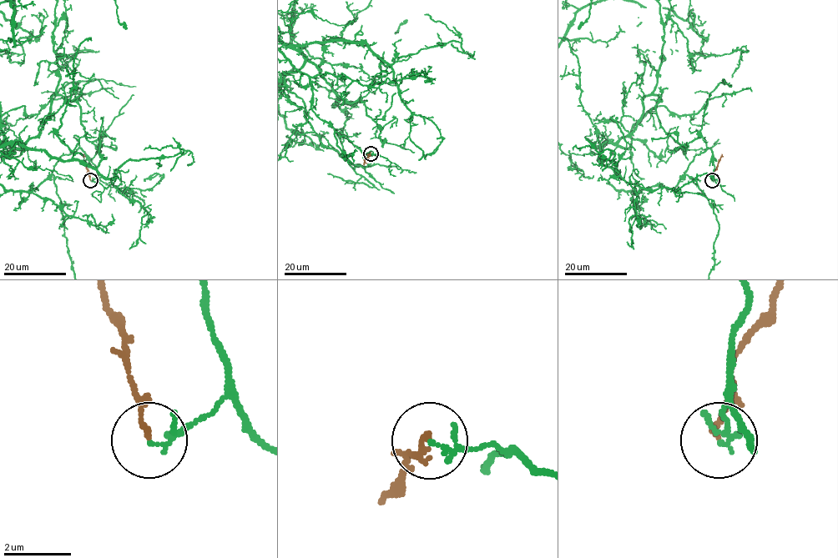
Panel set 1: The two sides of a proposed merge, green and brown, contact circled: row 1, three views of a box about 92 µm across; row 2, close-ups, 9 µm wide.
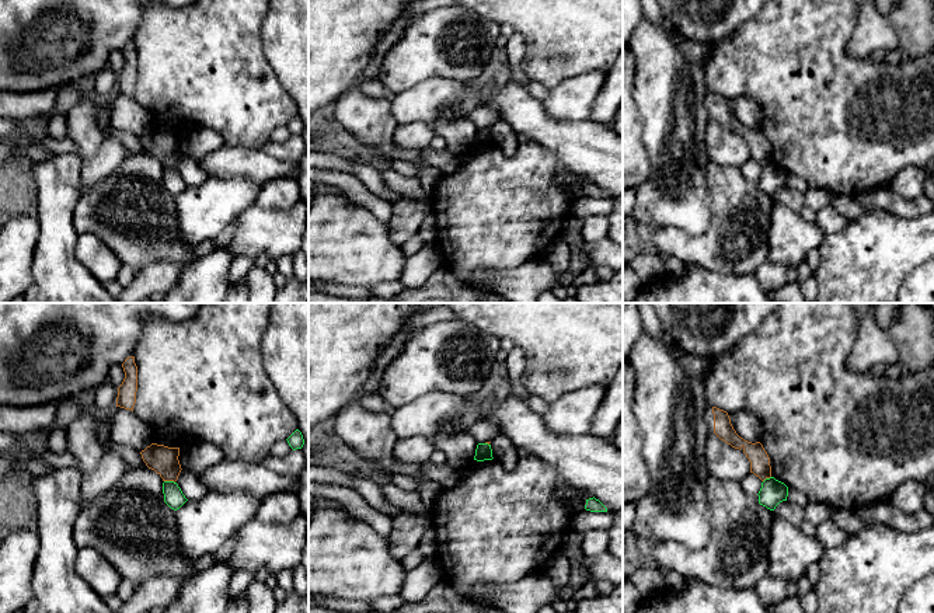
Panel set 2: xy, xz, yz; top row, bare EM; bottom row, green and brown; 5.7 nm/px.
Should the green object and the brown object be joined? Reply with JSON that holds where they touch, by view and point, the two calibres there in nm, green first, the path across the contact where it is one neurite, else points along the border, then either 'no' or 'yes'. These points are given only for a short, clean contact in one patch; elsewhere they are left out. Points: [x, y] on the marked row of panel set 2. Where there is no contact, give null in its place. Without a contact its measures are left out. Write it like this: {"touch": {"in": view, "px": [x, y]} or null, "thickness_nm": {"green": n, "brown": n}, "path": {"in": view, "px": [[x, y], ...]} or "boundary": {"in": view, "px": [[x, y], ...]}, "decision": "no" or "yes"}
{"touch": {"in": "xy", "px": [170, 481]}, "thickness_nm": {"green": 110, "brown": 160}, "boundary": {"in": "xy", "px": [[164, 480], [174, 483]]}, "decision": "no"}

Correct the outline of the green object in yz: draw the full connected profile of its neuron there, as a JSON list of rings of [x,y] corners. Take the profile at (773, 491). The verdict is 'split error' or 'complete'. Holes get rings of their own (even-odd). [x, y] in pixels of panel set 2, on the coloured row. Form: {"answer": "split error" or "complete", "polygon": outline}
{"answer": "complete", "polygon": [[[770,477],[762,483],[762,488],[757,495],[760,505],[774,511],[780,502],[787,501],[788,487],[774,477]]]}

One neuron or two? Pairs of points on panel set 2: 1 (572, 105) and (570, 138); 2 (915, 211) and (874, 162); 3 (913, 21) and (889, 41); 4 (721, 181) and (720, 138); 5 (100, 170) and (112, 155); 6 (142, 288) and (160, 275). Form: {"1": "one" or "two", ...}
{"1": "two", "2": "two", "3": "two", "4": "two", "5": "one", "6": "one"}

